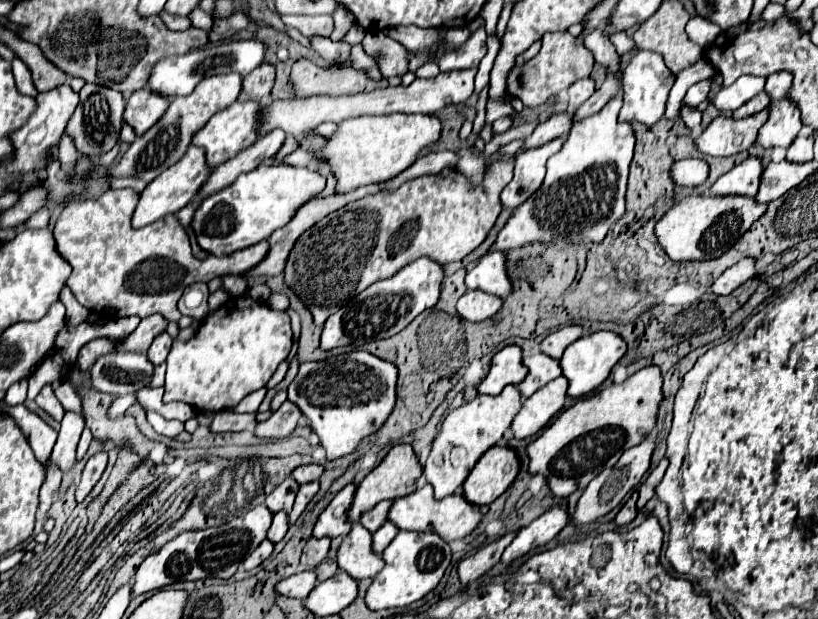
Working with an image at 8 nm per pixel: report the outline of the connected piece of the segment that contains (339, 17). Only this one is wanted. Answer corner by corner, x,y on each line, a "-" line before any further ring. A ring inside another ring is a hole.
338,4
333,14
333,19
334,30
330,38
333,41
342,40
349,29
355,24
355,17
348,9
345,9
343,5

